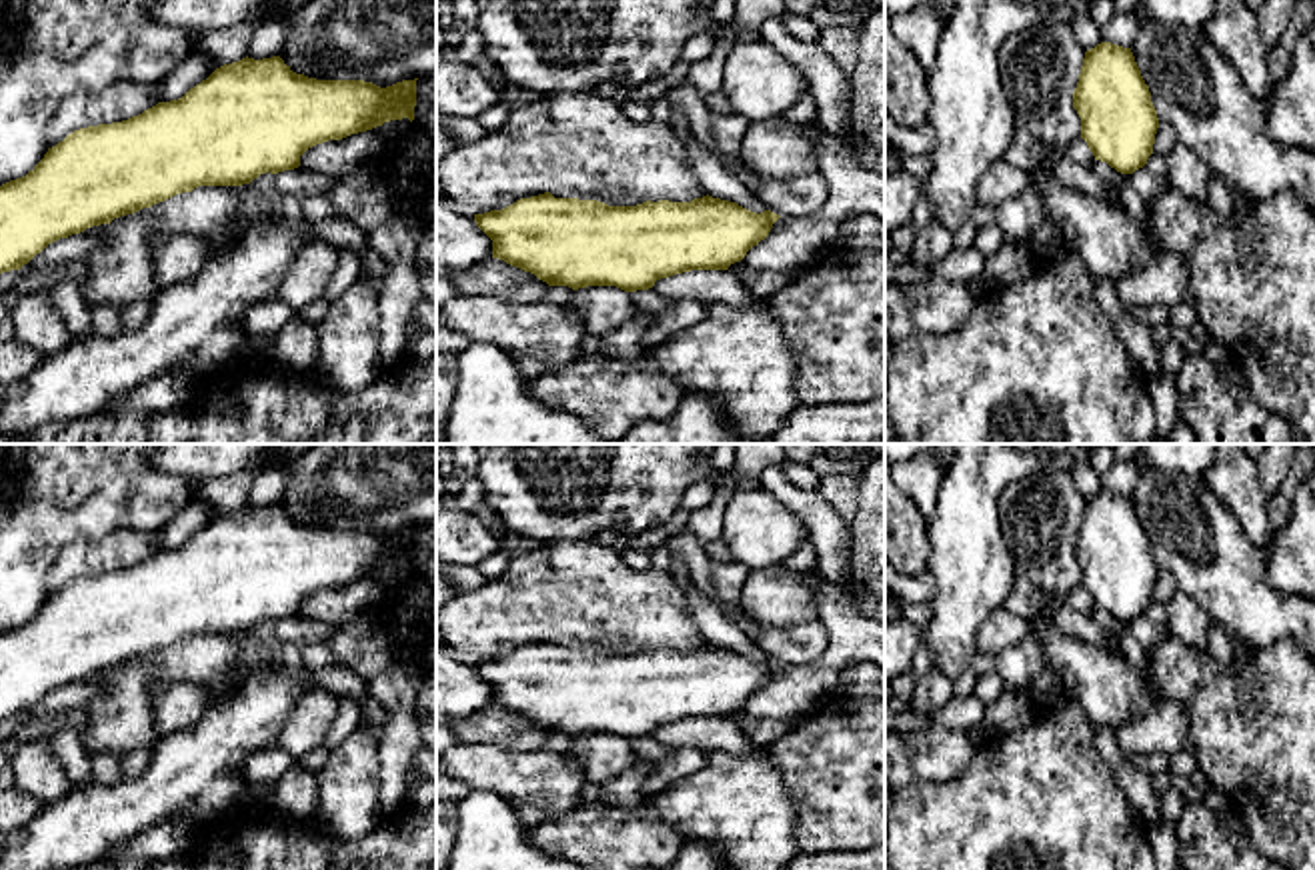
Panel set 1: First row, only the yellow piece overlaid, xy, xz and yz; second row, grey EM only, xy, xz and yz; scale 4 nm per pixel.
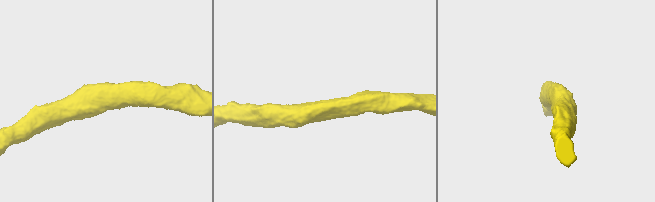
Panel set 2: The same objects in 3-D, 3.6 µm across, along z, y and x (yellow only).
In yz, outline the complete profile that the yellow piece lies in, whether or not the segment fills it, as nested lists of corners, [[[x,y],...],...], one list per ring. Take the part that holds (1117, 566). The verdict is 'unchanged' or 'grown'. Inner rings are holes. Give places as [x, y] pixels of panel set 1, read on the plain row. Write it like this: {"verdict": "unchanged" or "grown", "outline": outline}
{"verdict": "unchanged", "outline": [[[1101,490],[1085,500],[1073,556],[1095,608],[1121,622],[1147,612],[1159,566],[1131,496]]]}

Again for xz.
{"verdict": "unchanged", "outline": [[[544,640],[502,658],[474,662],[476,674],[492,688],[492,706],[530,720],[548,734],[616,734],[624,740],[648,738],[661,726],[691,718],[729,718],[769,684],[779,666],[771,658],[757,662],[709,642],[691,650],[608,654]]]}

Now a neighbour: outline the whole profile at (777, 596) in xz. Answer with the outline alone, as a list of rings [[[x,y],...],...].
[[[783,564],[751,572],[741,590],[739,612],[751,620],[789,628],[817,618],[817,570],[797,572]]]

